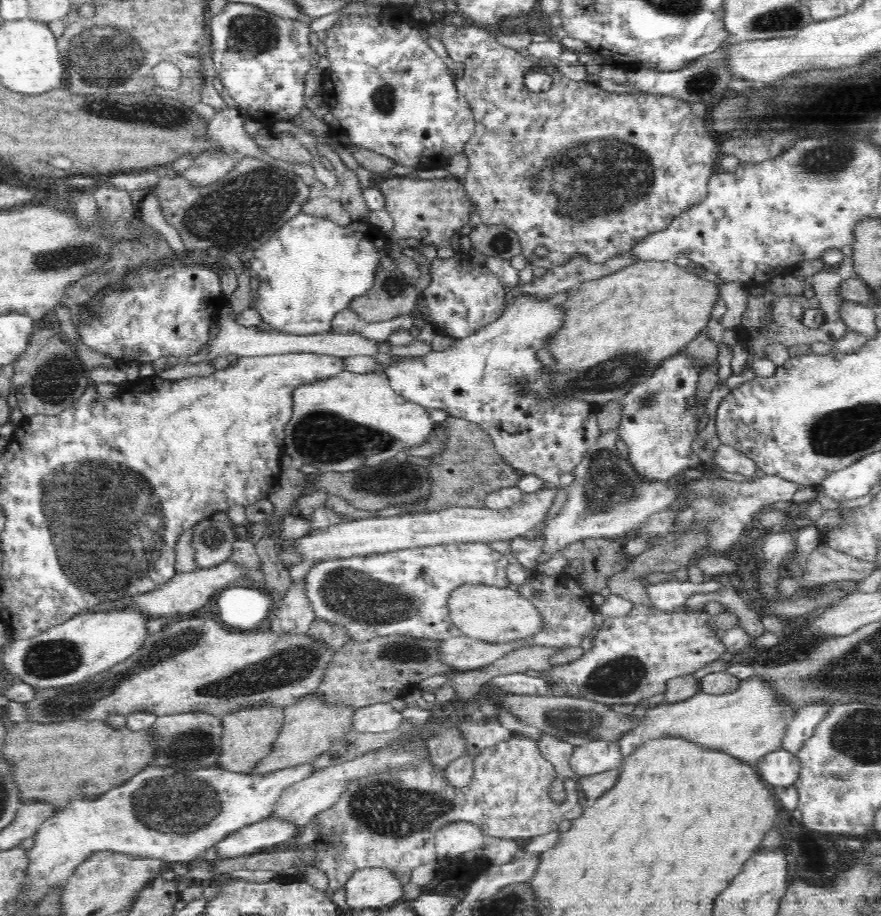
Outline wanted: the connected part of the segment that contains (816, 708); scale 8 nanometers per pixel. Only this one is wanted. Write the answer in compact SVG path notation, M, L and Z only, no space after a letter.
M812 703L799 708L786 726L782 748L797 753L806 740L814 734L816 726L826 718L830 708L830 703Z

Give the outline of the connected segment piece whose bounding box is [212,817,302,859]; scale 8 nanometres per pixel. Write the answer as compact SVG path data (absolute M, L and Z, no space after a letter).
M268 817L236 830L212 847L217 850L218 858L234 858L262 852L286 840L293 841L300 832L302 827L286 819Z

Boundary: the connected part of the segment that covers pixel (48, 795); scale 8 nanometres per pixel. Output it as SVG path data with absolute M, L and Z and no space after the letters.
M72 719L62 724L36 724L27 720L4 725L10 732L8 740L4 740L4 758L12 764L12 775L22 792L22 800L44 801L56 810L67 807L74 799L95 799L106 790L124 784L146 768L156 752L156 743L148 732L110 728L110 738L102 738L108 726L103 721Z

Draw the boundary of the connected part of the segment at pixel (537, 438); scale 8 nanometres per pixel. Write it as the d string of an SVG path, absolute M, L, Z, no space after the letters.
M520 294L516 300L512 300L512 304L507 306L504 312L496 319L486 324L478 331L474 332L466 338L456 339L449 349L445 351L430 351L423 357L399 357L395 356L398 362L390 364L389 367L384 366L383 373L388 377L391 388L396 394L402 396L404 399L414 403L420 404L420 406L426 409L438 409L444 410L448 415L455 418L462 418L476 424L482 431L487 432L492 439L493 446L496 451L496 455L501 457L504 462L508 463L512 468L523 474L535 474L538 478L545 480L551 486L554 487L566 487L572 484L574 478L573 470L582 462L588 450L596 444L598 438L601 436L600 426L598 425L598 418L596 410L592 412L592 405L584 403L582 401L576 401L574 399L562 399L560 403L558 397L552 395L551 372L543 368L542 363L536 358L536 351L545 347L545 344L549 341L552 333L559 330L560 325L563 323L563 308L561 304L552 305L544 298L544 300L538 300L535 296L529 296L529 294Z

